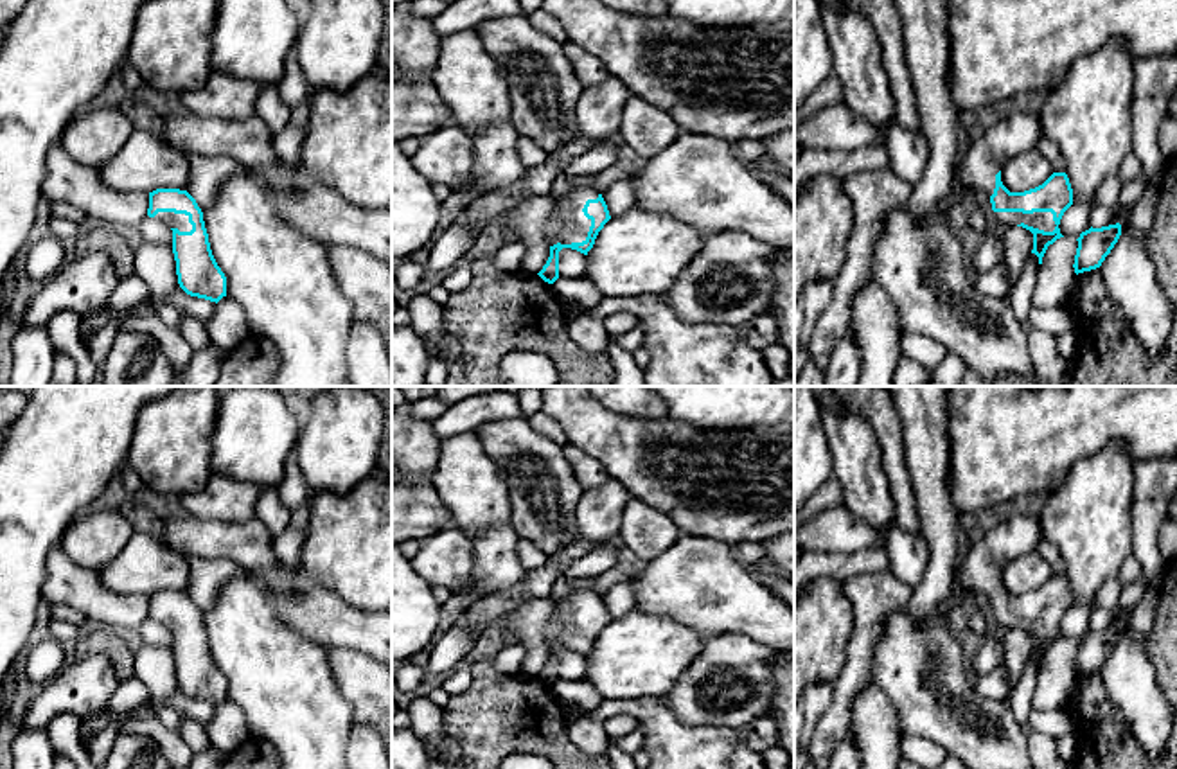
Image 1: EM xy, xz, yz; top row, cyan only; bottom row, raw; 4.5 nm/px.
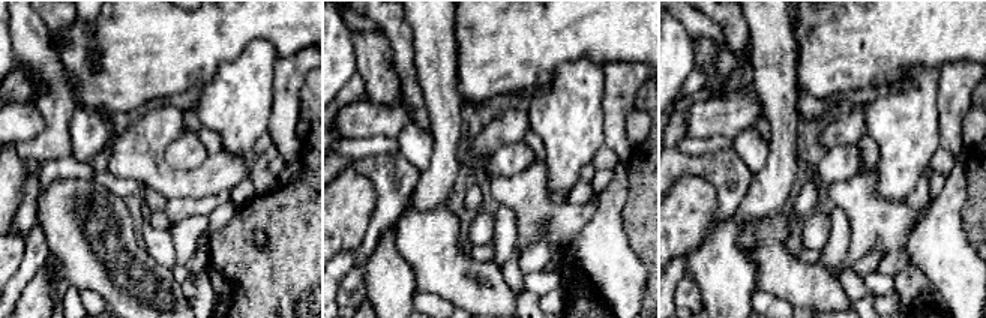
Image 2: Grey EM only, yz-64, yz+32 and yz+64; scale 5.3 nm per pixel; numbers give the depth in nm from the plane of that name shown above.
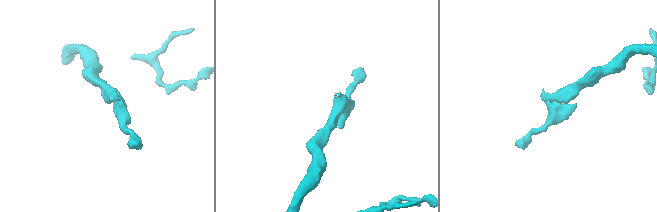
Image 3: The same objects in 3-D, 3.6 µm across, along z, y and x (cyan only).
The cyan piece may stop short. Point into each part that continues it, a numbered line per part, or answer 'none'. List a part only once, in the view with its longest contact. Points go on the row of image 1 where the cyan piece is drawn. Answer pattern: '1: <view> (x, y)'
1: yz (1044, 221)

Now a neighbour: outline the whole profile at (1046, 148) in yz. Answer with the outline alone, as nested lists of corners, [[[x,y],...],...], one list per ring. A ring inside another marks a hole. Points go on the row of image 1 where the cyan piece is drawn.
[[[1040,135],[1040,138],[1037,142],[1037,149],[1049,162],[1053,172],[1064,172],[1066,171],[1064,155],[1055,142],[1051,142],[1049,138]]]

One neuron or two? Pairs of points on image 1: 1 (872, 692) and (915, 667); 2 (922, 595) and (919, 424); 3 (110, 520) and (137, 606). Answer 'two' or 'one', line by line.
1: two
2: one
3: two

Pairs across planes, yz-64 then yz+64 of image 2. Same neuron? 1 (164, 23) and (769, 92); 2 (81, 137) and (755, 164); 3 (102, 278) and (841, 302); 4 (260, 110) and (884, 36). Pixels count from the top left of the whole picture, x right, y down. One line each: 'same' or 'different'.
1: different
2: same
3: same
4: different

